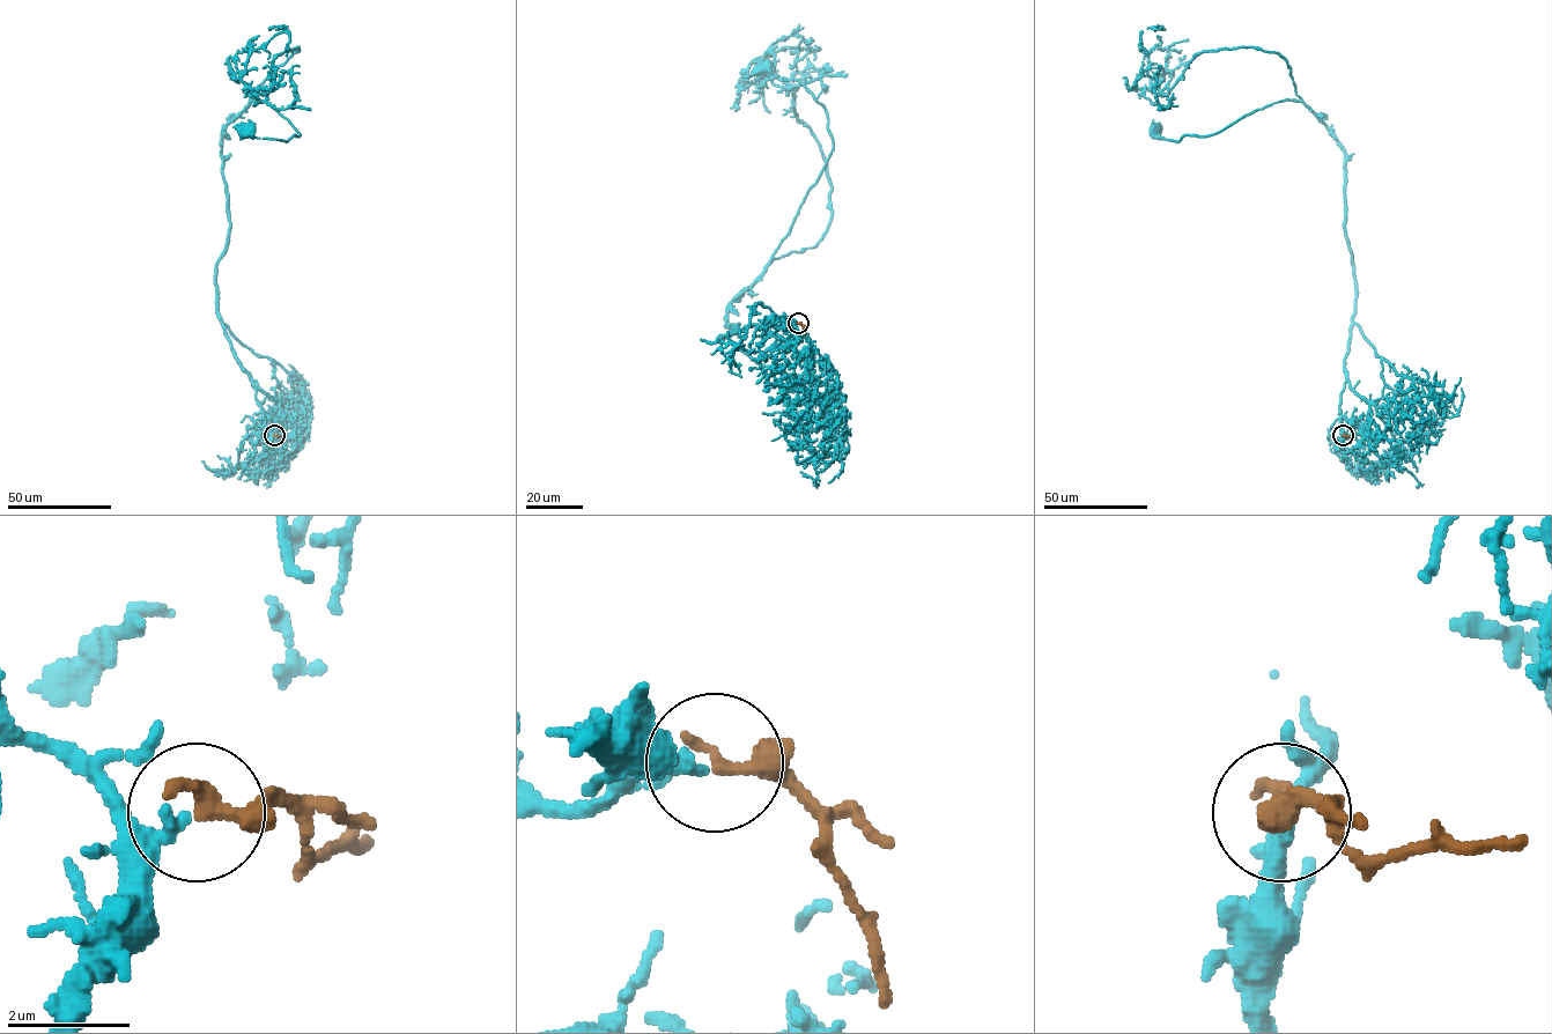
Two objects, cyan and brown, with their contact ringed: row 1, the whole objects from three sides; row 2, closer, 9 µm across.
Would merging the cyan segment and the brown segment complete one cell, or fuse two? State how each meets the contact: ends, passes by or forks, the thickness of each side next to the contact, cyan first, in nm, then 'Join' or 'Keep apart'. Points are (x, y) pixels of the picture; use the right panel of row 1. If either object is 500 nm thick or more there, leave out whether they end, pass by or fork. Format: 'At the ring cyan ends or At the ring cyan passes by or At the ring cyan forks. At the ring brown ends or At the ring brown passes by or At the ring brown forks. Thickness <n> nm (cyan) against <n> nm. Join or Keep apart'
At the ring cyan ends. At the ring brown passes by. Thickness 260 nm (cyan) against 240 nm. Join

